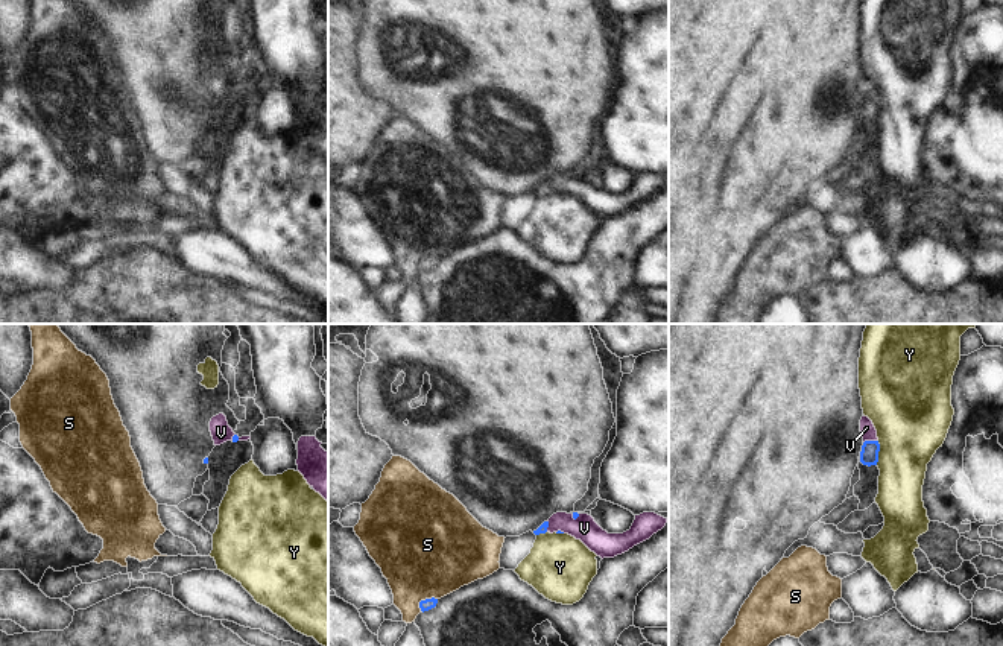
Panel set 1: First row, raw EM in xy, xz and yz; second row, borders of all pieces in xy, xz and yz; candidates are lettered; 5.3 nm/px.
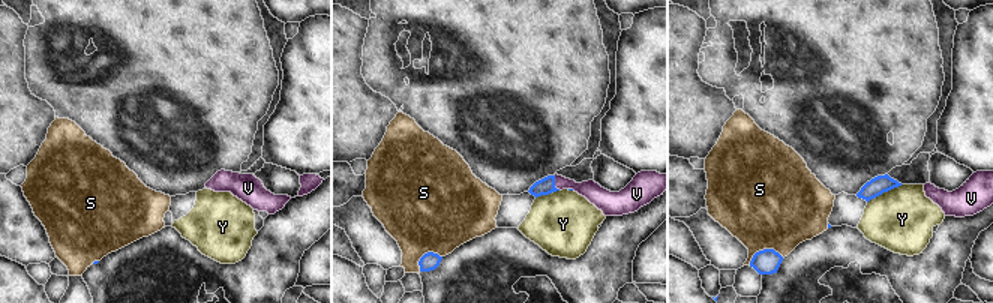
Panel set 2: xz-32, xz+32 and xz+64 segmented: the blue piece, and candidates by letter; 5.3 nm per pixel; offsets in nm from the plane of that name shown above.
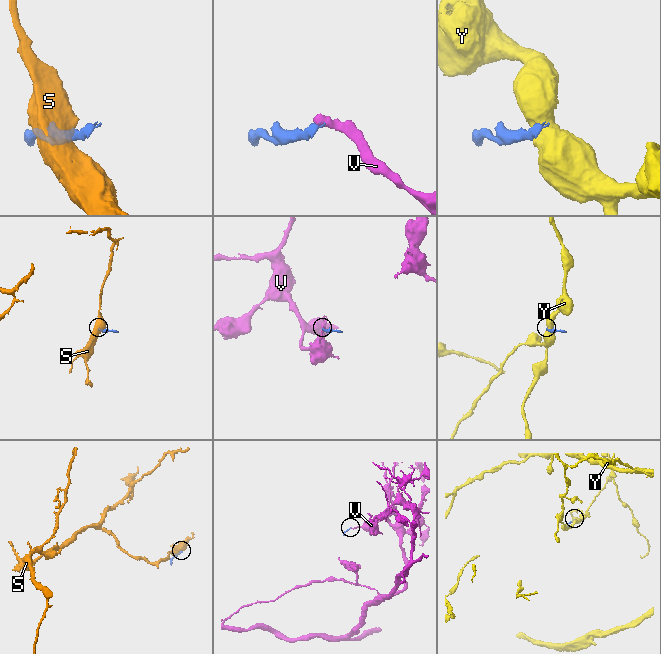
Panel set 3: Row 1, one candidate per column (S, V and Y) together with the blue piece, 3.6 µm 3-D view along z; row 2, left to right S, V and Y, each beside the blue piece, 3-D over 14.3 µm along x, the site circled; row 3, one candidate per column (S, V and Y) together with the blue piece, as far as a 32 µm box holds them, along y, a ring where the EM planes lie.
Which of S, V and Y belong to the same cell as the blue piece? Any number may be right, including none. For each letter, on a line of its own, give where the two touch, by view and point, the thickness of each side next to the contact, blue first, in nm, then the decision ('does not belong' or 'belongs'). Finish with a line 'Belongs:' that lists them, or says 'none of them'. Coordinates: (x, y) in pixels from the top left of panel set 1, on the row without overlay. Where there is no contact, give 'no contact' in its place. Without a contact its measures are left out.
S: xz (424, 260) | 60/480 nm | does not belong
V: yz (870, 101) | 100/80 nm | belongs
Y: yz (877, 111) | 100/400 nm | does not belong
Belongs: V

